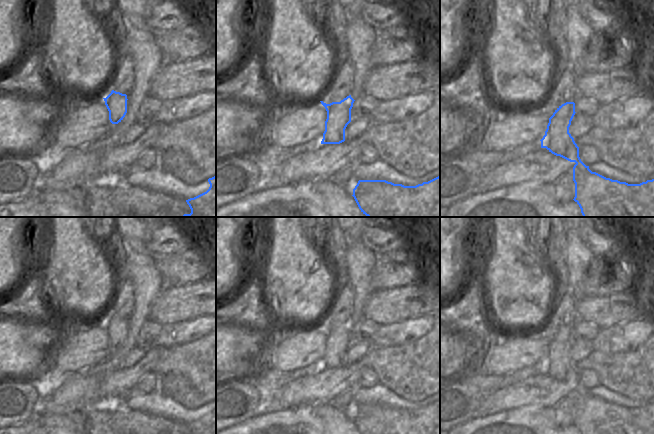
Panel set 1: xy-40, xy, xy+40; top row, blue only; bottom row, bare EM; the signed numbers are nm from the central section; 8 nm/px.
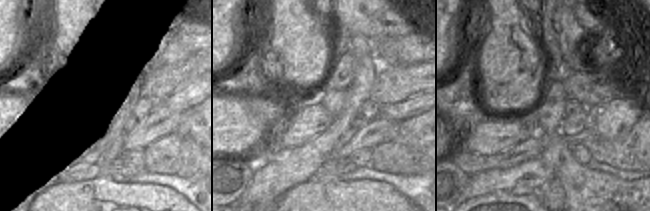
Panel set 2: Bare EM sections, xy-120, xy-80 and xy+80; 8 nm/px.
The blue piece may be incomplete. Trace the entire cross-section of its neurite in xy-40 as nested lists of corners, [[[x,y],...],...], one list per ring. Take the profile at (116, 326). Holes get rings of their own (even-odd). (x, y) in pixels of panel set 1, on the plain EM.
[[[114,314],[103,322],[109,335],[109,344],[112,348],[118,348],[127,337],[127,319]]]

